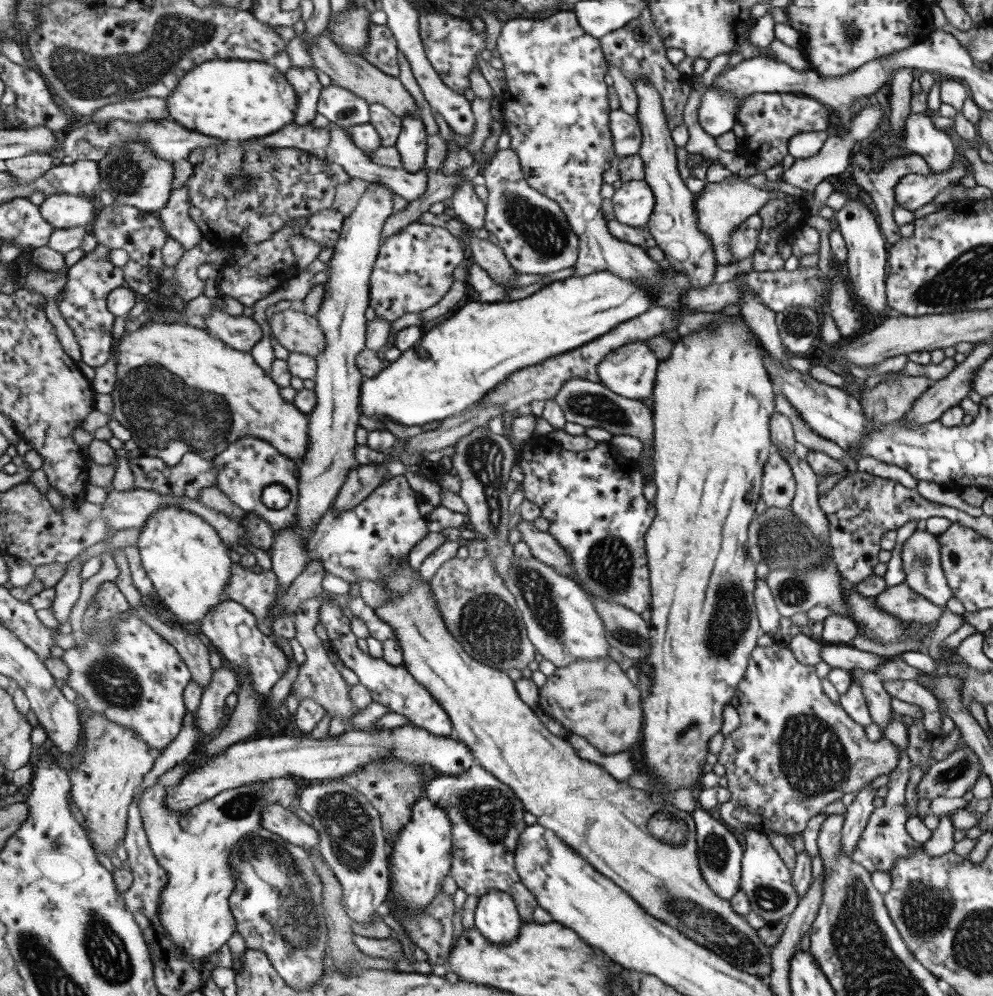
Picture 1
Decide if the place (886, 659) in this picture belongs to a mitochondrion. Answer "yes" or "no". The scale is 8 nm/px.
no

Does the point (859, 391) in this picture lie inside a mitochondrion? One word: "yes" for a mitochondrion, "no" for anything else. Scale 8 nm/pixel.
no

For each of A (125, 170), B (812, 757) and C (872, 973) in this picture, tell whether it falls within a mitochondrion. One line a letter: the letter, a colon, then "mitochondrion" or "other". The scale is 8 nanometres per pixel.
A: mitochondrion
B: mitochondrion
C: mitochondrion

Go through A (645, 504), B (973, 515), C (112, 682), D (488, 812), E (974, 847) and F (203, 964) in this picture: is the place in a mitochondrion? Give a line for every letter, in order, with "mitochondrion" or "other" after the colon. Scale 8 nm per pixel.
A: other
B: other
C: mitochondrion
D: mitochondrion
E: other
F: other

